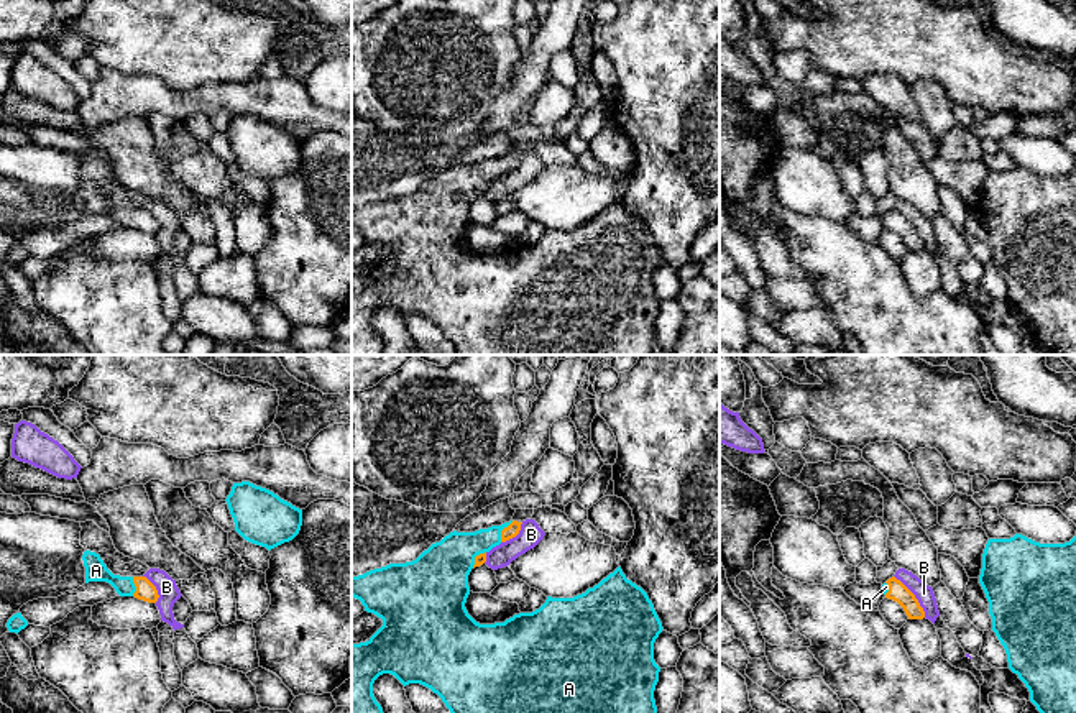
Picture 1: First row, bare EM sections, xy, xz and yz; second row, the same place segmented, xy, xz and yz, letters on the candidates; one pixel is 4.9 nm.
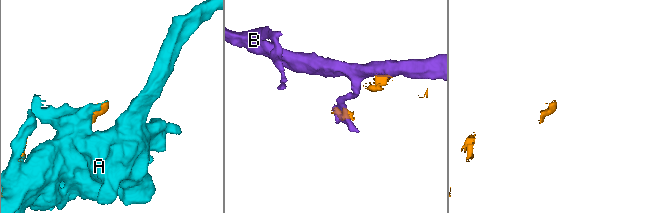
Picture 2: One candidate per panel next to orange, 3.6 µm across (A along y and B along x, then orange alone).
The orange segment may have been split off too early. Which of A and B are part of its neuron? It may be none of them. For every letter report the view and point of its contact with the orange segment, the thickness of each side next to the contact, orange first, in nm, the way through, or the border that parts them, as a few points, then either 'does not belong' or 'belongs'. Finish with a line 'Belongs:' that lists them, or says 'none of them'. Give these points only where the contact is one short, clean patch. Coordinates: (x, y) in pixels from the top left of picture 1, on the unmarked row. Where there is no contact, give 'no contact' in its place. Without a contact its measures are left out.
A: contact xz (501, 163); calibres 70 and 190 nm; belongs
B: contact yz (914, 229); calibres 90 and 90 nm; border yz (894, 207), (914, 227), (925, 248); does not belong
Belongs: A

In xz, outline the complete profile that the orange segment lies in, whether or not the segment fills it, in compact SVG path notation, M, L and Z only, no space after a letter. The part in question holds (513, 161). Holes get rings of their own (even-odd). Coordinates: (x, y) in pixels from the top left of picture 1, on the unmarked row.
M509 153L475 164L453 163L440 174L432 176L412 194L389 196L363 207L352 209L352 228L361 233L365 243L383 251L383 258L366 274L352 276L352 355L384 355L383 340L373 327L373 315L383 306L394 307L404 319L409 315L421 315L430 320L442 330L450 345L457 350L457 355L657 355L654 322L659 314L660 299L654 292L654 274L664 260L647 225L628 212L621 199L582 227L573 230L547 228L539 242L514 246L504 255L480 256L468 246L465 235L470 227L470 204L486 194L486 186L493 179L516 169L521 163L521 156L522 154Z

